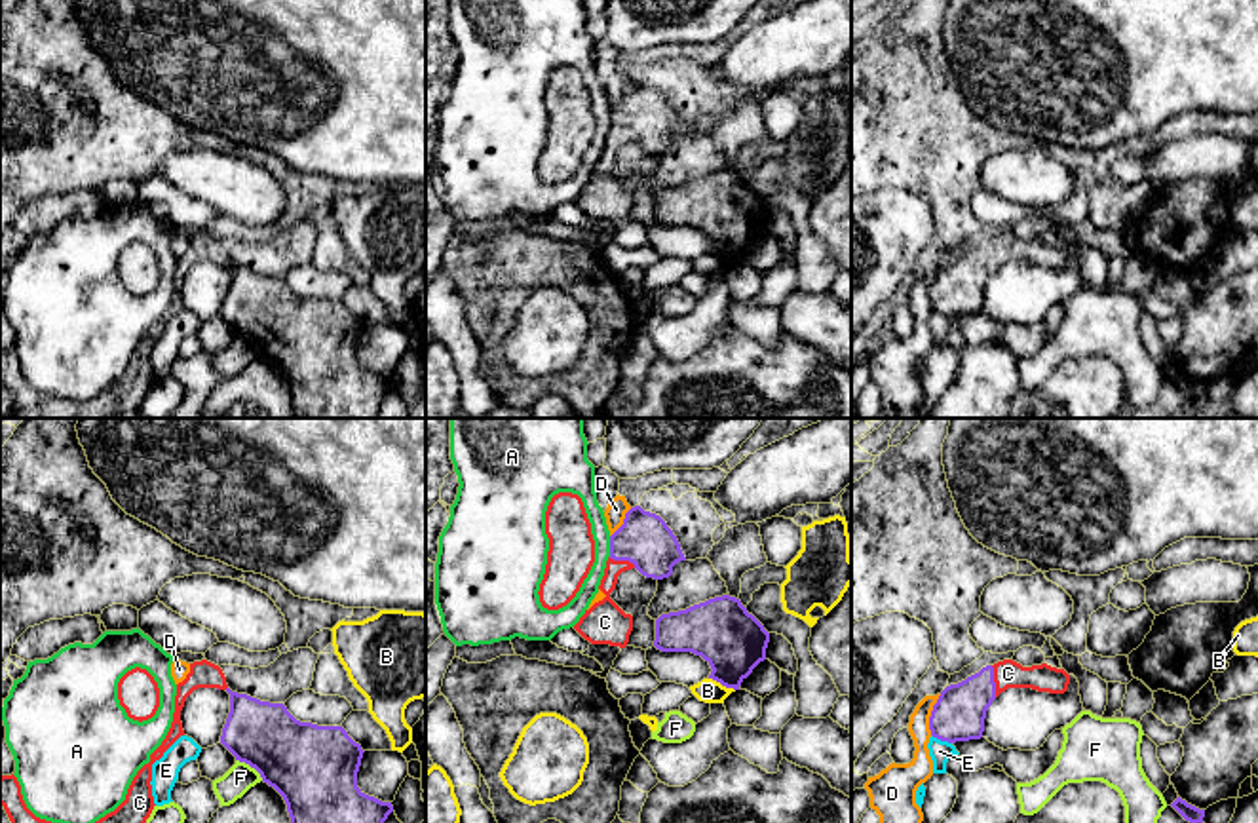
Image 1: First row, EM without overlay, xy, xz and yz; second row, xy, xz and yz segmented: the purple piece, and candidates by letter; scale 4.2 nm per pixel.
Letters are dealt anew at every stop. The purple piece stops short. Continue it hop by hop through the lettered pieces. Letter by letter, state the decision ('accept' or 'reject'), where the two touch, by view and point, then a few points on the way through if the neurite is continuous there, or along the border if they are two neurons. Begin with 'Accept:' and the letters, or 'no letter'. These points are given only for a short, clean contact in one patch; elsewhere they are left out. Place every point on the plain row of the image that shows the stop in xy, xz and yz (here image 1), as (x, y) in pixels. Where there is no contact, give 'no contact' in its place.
Accept: C
A: reject; meets purple in xz at (610, 120); border along xz (609, 111), (610, 130)
B: reject; meets purple in xz at (723, 259)
C: accept; meets purple in yz at (992, 255)
D: reject; meets purple in yz at (932, 289)
E: reject; meets purple in yz at (941, 314); border along yz (932, 308), (951, 318)
F: reject; meets purple in xy at (251, 341)

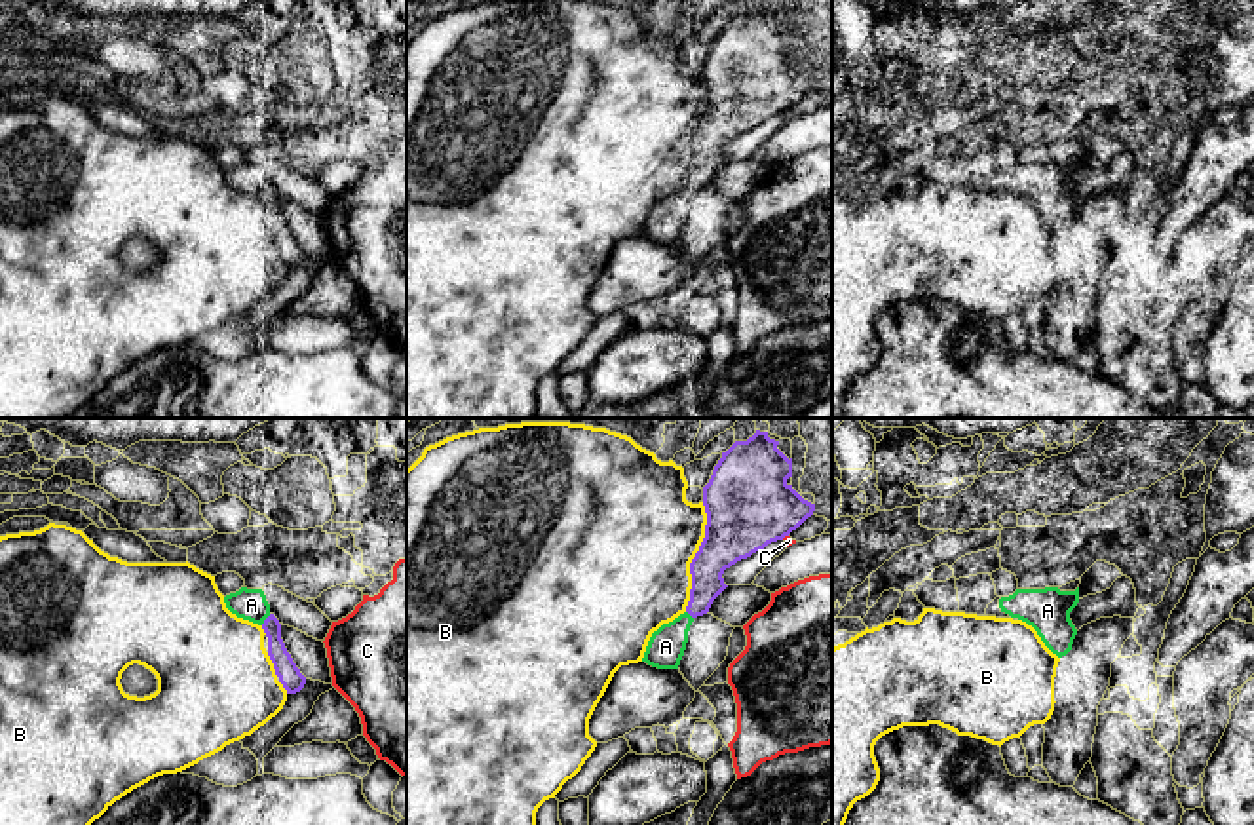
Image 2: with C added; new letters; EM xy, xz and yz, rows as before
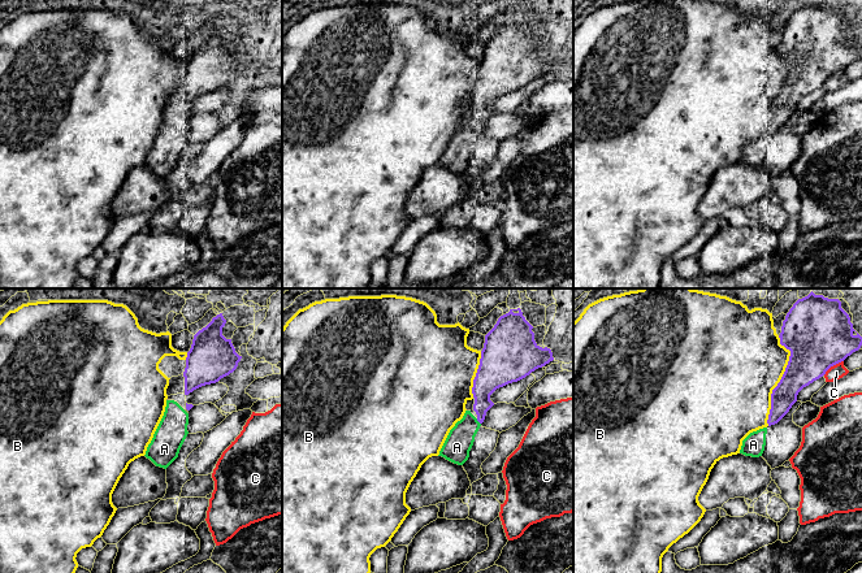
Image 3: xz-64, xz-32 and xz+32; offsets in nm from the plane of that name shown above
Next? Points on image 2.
Accept: A
A: accept; meets purple in xy at (265, 194)
B: reject; meets purple in xz at (694, 132)
C: reject; meets purple in xz at (783, 111)

